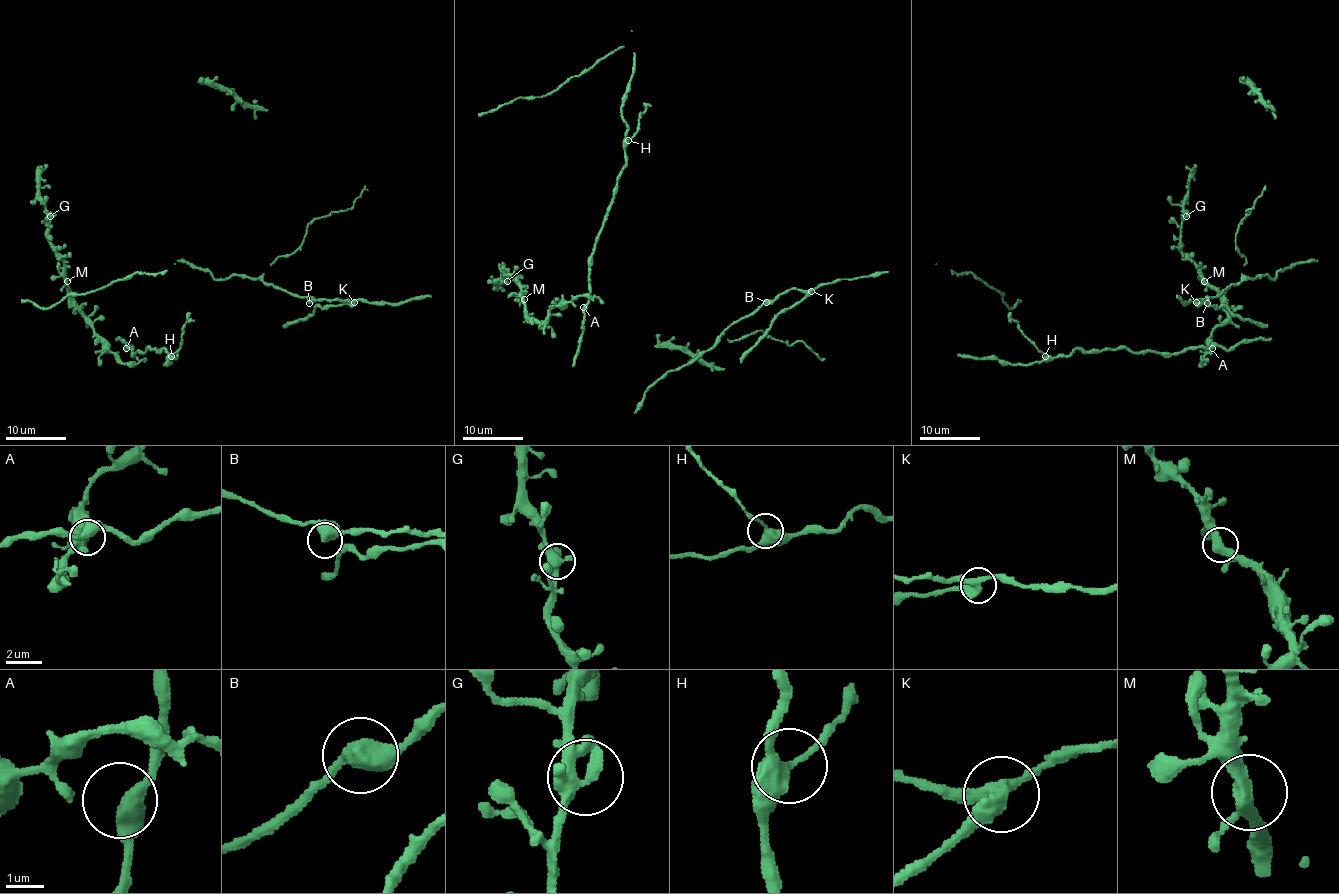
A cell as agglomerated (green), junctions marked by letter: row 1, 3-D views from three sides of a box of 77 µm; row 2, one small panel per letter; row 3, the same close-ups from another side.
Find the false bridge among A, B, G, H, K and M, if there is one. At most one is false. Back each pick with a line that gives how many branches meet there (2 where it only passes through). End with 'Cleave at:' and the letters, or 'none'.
K: Branches: 3
Cleave at: K

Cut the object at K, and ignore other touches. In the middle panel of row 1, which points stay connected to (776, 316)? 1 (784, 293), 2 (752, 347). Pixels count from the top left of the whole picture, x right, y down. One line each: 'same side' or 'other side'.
1: other side
2: same side

